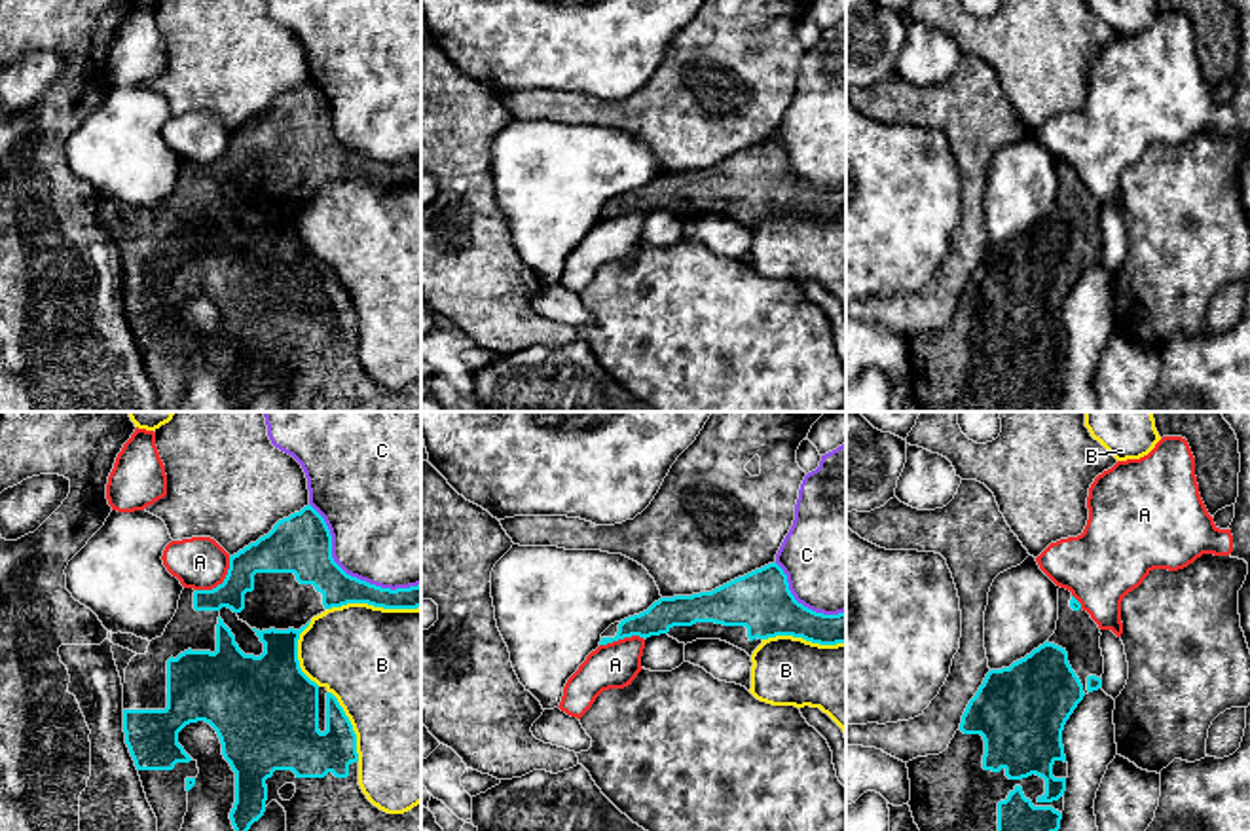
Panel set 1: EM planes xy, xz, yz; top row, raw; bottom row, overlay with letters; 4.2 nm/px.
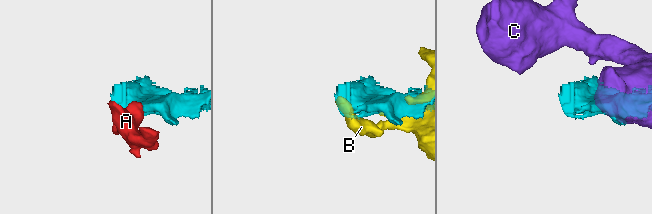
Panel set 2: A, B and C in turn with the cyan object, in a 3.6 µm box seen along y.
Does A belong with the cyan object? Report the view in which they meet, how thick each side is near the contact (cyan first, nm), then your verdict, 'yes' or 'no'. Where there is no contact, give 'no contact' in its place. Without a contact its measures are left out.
xy | 160/220 nm | no

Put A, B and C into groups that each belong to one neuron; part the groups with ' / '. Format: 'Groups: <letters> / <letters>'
Groups: A / B / C

